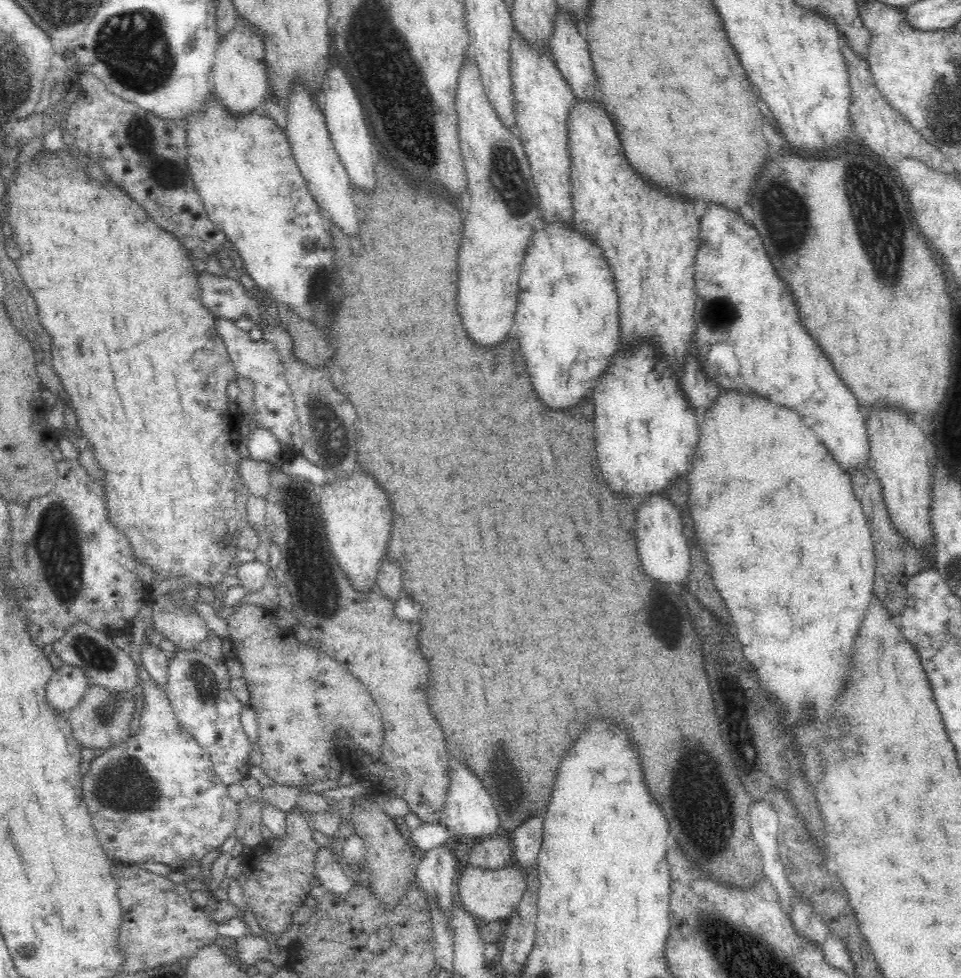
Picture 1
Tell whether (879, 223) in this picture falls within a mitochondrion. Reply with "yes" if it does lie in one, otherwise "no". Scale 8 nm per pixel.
yes

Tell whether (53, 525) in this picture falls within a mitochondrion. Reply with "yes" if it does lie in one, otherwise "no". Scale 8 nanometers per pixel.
yes

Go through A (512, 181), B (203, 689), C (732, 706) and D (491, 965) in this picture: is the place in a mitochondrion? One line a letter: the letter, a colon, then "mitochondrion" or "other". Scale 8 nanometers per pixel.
A: mitochondrion
B: mitochondrion
C: other
D: other

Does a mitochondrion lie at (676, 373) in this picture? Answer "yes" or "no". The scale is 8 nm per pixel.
no

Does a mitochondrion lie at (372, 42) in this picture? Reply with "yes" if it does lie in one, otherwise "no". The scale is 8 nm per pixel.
yes

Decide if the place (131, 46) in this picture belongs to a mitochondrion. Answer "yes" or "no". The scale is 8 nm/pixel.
yes

